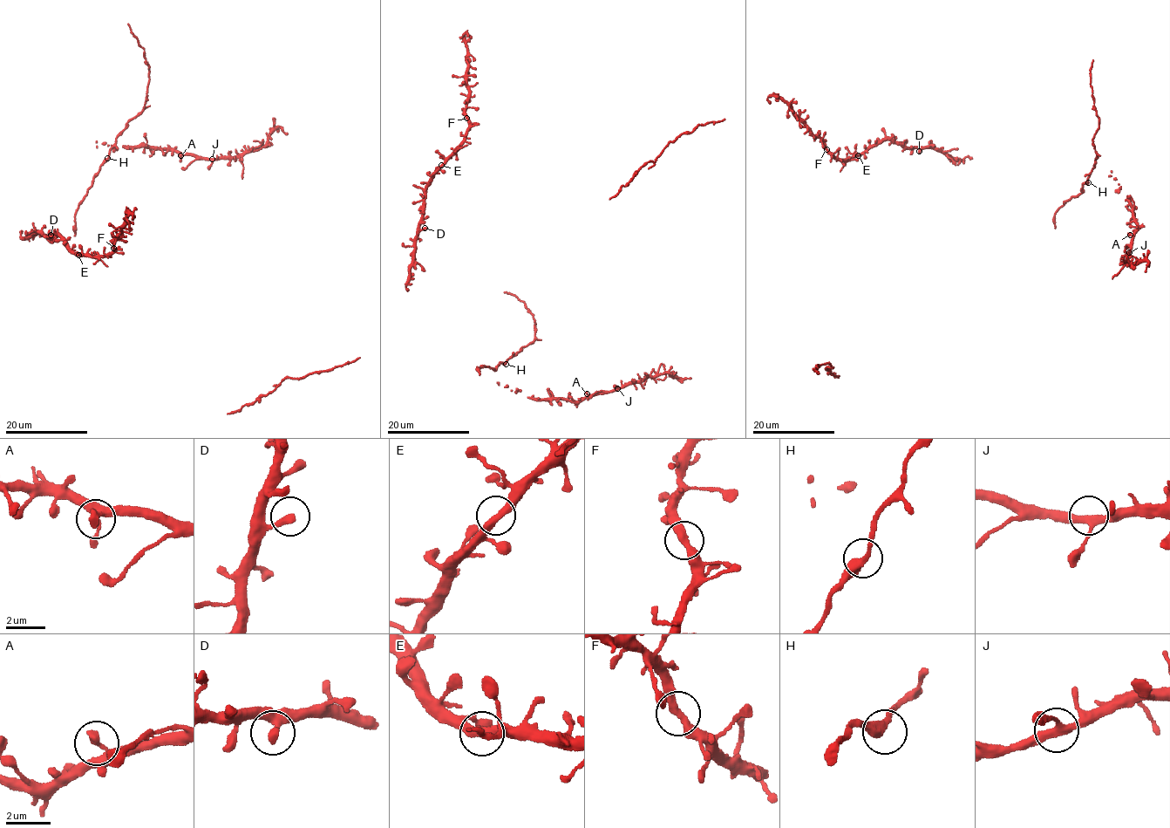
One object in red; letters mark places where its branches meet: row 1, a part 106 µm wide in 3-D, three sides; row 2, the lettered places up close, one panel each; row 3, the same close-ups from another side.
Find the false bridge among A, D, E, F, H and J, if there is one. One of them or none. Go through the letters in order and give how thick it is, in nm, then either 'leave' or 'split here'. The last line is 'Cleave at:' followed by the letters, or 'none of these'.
A: 340 nm thick; leave
D: 440 nm thick; leave
E: 360 nm thick; leave
F: 360 nm thick; leave
H: 400 nm thick; leave
J: 320 nm thick; leave
Cleave at: none of these

